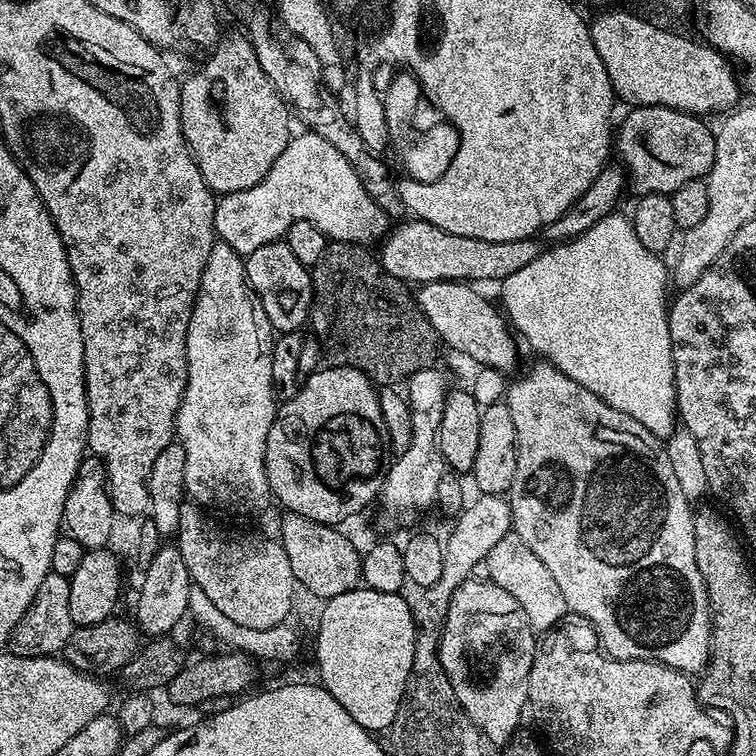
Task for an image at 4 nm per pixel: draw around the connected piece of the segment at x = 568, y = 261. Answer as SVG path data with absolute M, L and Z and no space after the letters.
M613 214L602 218L590 230L586 230L580 236L575 236L572 240L556 242L551 245L552 249L541 251L530 266L522 266L518 274L510 274L510 278L499 281L500 296L508 303L506 316L511 327L533 348L537 357L543 358L549 364L553 364L562 374L574 378L578 386L586 386L590 394L598 394L602 402L614 406L614 410L622 410L622 414L630 414L630 418L637 420L646 430L661 438L667 438L672 432L672 427L677 427L678 413L676 411L676 383L674 382L674 358L672 357L672 343L670 342L670 330L668 329L668 309L670 307L670 268L663 264L661 257L655 252L646 250L642 242L638 242L638 234L634 234L634 226L627 215Z

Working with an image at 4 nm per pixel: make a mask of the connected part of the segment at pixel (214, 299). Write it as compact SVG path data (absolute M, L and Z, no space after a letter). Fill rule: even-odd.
M217 242L212 245L186 334L188 377L178 406L175 434L186 452L187 495L205 509L229 508L240 516L262 511L268 500L273 499L264 459L266 438L278 407L278 397L272 388L274 329L266 318L266 310L262 310L256 291L248 285L244 262L245 257L238 255L229 244Z

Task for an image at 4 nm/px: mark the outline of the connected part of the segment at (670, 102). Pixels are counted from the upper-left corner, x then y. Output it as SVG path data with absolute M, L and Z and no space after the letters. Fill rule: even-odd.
M600 12L591 17L590 27L594 50L598 50L598 58L602 58L606 74L610 74L610 86L617 101L625 100L628 106L638 108L666 106L701 118L737 107L736 99L742 93L737 69L733 61L706 42L659 28L632 12Z

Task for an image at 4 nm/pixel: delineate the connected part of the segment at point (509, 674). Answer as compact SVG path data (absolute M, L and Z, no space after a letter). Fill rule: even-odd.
M488 578L468 579L454 591L449 610L443 613L440 629L439 657L442 670L450 680L458 701L473 720L480 735L490 745L503 746L521 727L520 715L528 708L528 679L534 662L538 636L529 618L513 595Z

